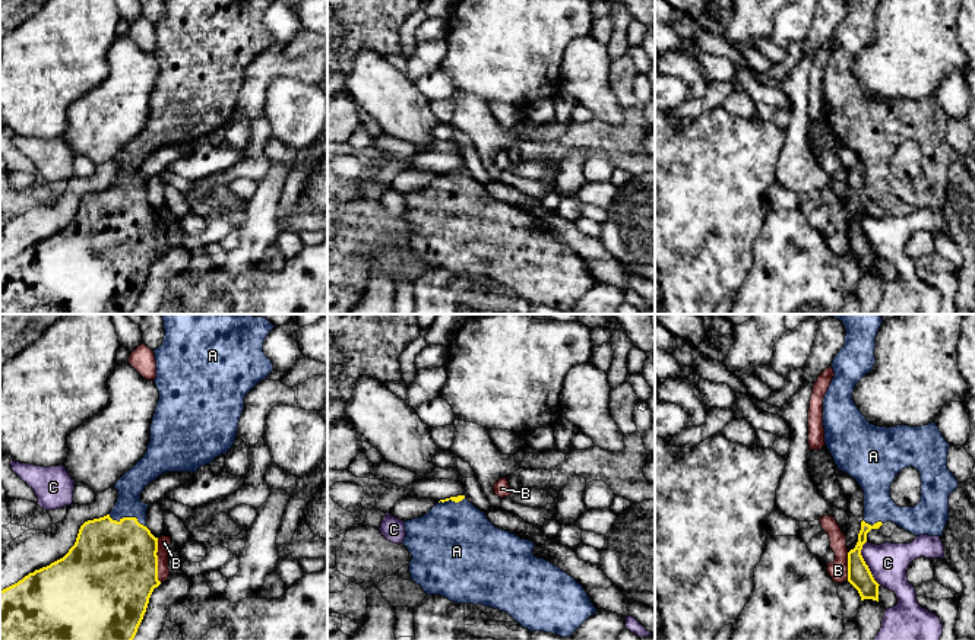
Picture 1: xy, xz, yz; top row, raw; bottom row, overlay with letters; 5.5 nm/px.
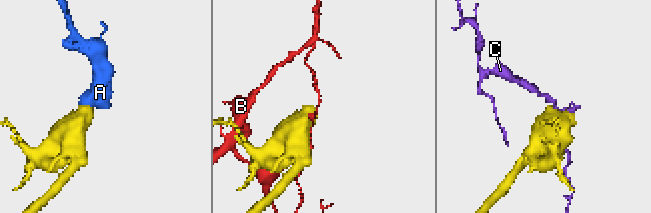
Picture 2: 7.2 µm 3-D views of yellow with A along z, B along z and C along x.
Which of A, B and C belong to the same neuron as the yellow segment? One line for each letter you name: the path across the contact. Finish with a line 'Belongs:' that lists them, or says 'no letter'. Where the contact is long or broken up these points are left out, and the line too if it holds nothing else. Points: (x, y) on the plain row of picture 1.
Belongs: A

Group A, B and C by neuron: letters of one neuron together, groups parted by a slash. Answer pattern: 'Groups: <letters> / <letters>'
Groups: A / B / C

